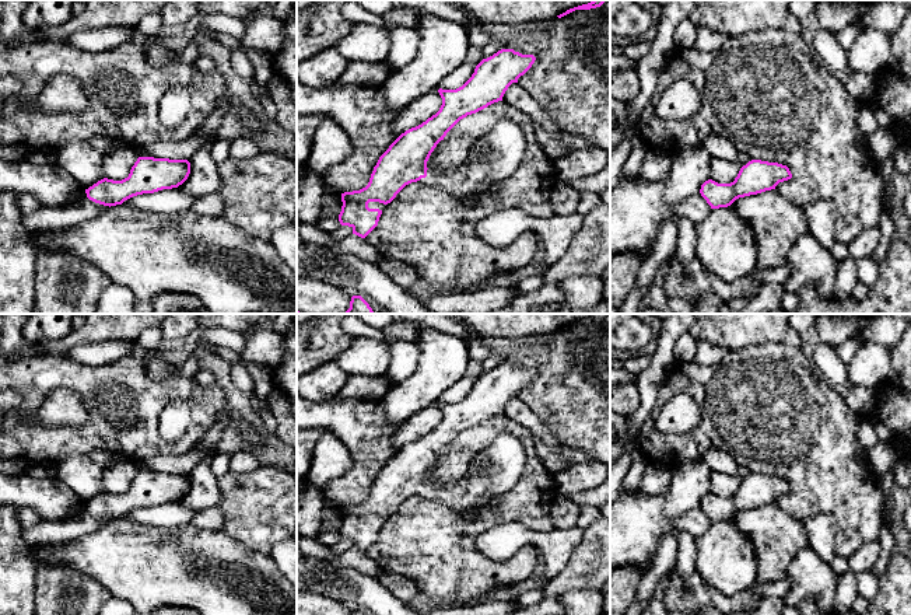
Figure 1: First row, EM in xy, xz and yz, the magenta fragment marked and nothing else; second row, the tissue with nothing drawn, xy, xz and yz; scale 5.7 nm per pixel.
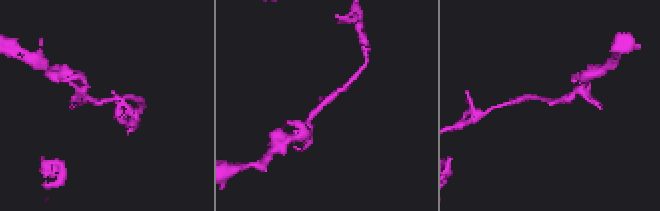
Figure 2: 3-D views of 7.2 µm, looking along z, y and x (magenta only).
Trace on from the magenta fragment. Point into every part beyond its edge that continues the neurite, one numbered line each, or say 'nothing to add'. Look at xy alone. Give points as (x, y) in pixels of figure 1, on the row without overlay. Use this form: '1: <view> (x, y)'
nothing to add

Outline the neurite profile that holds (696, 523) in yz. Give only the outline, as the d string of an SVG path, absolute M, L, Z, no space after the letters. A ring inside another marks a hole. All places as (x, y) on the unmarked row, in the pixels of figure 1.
M695 507L673 520L673 527L676 532L683 531L694 538L698 538L702 534L705 534L709 525L711 525L711 520L701 510L701 507Z

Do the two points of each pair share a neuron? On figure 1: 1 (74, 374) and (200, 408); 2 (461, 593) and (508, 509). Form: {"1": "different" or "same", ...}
{"1": "same", "2": "same"}

